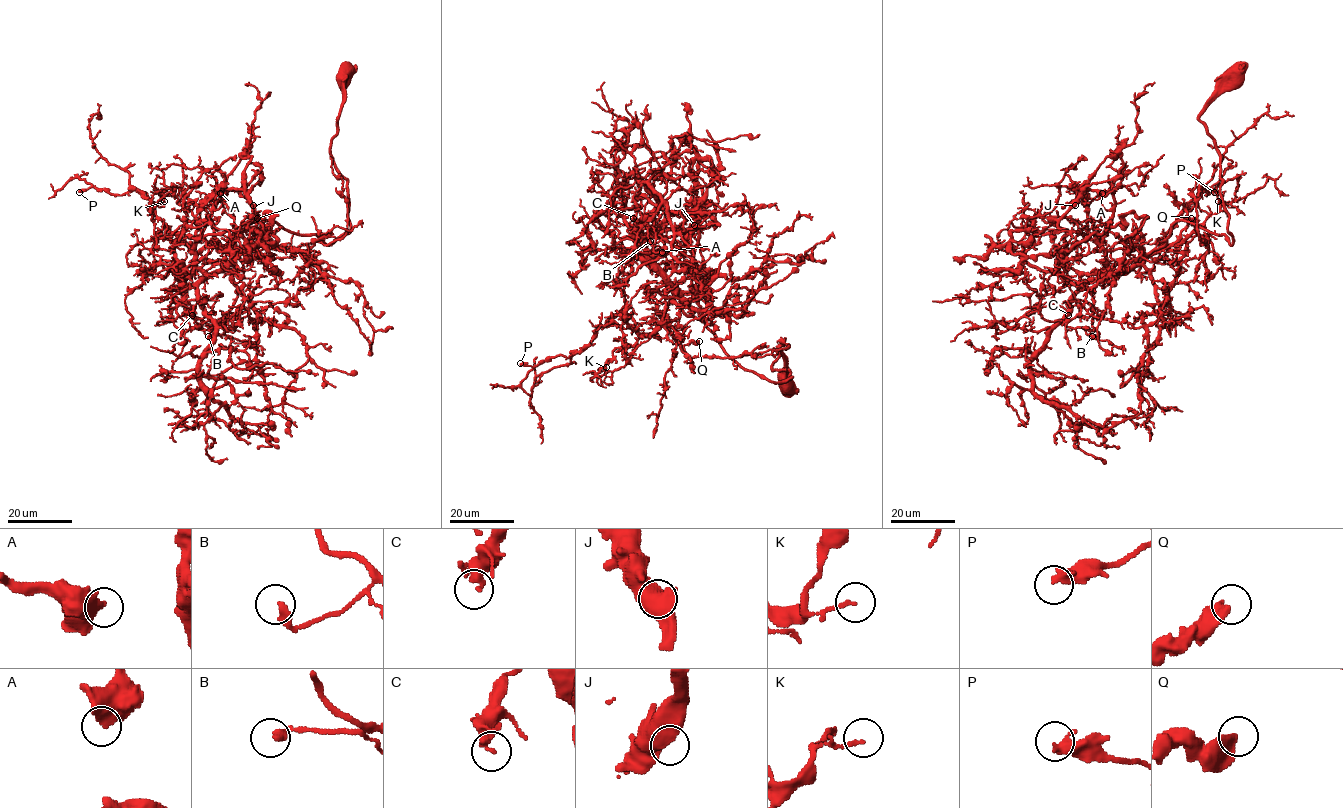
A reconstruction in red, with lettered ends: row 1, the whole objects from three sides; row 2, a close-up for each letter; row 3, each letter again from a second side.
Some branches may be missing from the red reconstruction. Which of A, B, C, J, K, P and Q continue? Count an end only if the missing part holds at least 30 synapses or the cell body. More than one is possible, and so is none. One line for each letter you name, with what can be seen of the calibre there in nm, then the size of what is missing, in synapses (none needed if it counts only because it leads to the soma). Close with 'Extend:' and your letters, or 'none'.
Extend: none

